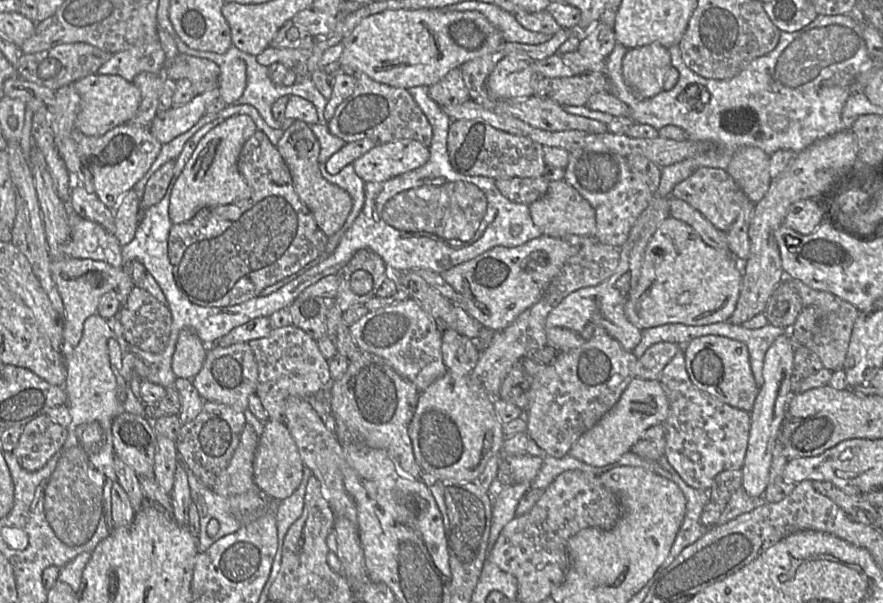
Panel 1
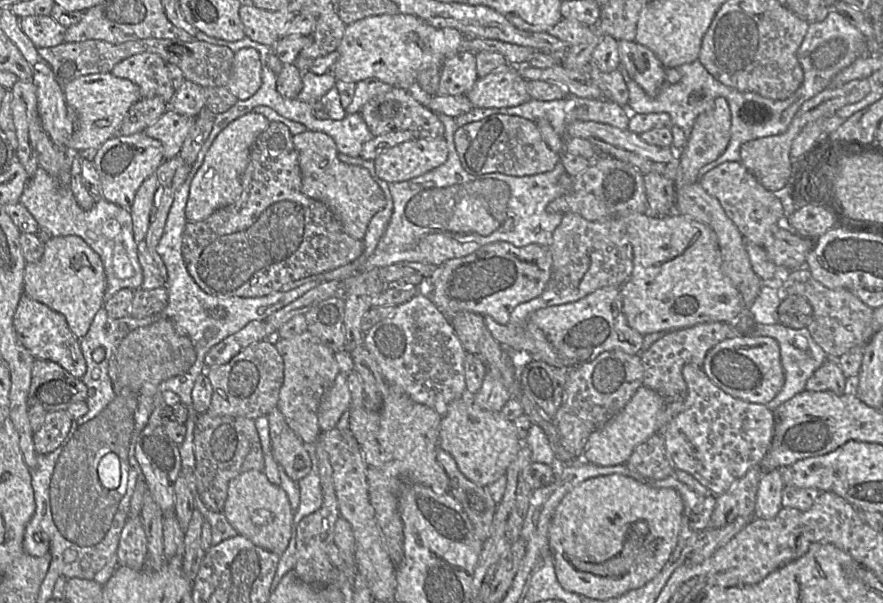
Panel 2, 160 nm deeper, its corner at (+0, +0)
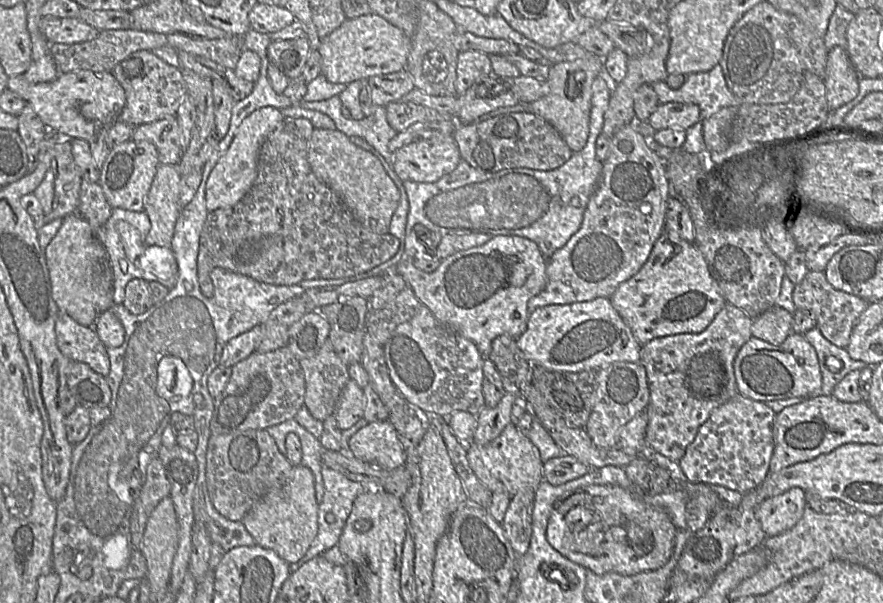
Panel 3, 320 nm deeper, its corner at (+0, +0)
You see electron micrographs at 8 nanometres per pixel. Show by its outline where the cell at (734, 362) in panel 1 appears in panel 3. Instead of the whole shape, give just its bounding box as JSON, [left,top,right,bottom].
[734,333,822,402]

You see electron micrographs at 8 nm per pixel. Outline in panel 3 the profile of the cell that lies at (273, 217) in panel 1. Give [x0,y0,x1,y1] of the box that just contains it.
[197,117,400,286]

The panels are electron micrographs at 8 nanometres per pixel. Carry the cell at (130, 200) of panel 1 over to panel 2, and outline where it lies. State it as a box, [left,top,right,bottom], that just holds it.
[129,174,157,244]

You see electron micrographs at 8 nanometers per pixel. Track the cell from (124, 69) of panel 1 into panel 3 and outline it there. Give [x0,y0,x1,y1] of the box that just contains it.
[111,50,188,127]

